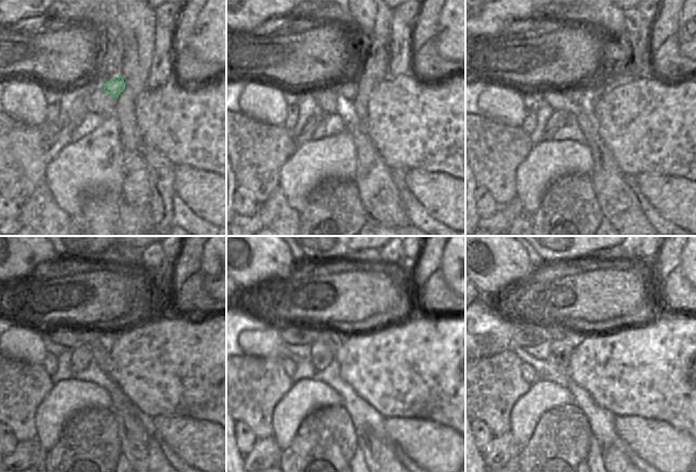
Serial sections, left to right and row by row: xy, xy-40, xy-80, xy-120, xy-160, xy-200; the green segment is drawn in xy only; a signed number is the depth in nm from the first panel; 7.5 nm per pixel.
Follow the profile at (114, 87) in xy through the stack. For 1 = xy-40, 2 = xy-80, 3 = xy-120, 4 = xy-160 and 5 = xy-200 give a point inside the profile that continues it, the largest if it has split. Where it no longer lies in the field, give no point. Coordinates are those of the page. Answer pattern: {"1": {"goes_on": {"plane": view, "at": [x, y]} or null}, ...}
{"1": {"goes_on": {"plane": "xy-40", "at": [328, 101]}}, "2": {"goes_on": {"plane": "xy-80", "at": [559, 99]}}, "3": {"goes_on": {"plane": "xy-120", "at": [67, 336]}}, "4": {"goes_on": {"plane": "xy-160", "at": [294, 334]}}, "5": {"goes_on": {"plane": "xy-200", "at": [530, 334]}}}

